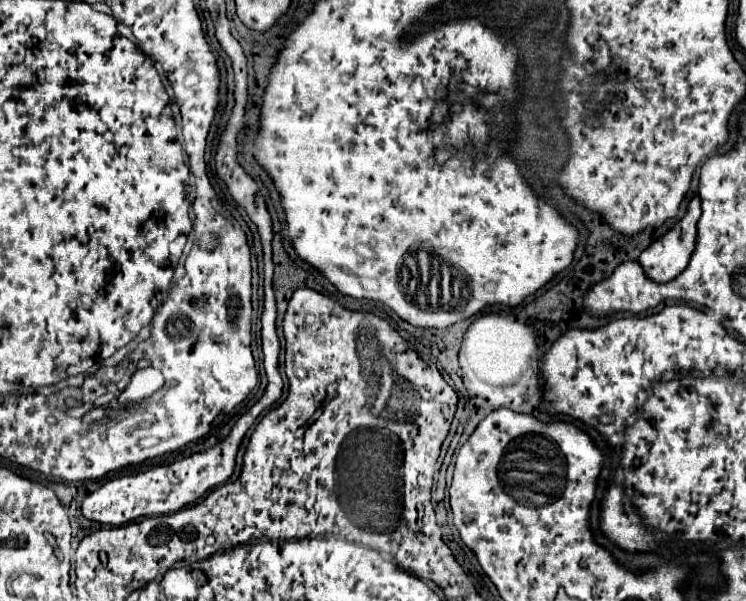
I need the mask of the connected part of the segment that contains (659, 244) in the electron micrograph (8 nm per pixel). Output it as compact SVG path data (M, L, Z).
M697 195L691 197L685 215L665 233L661 235L657 241L653 241L641 255L639 255L639 263L645 269L645 275L657 283L667 283L671 279L675 279L687 265L691 259L691 253L695 249L695 235L697 235L697 221L701 217L701 201Z

